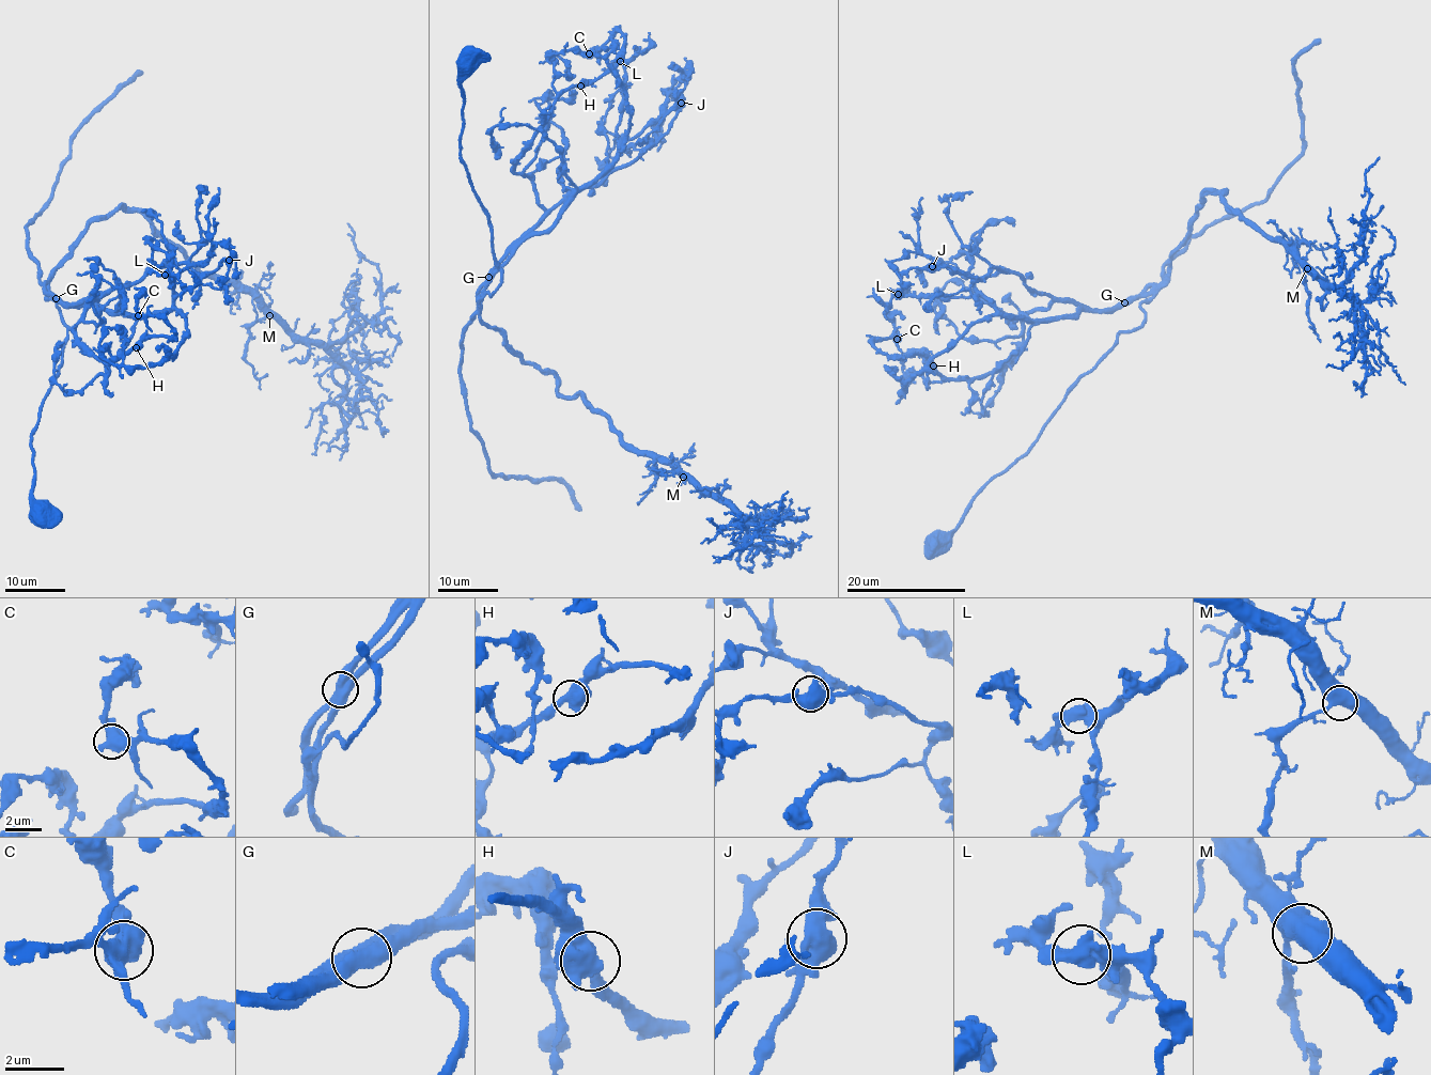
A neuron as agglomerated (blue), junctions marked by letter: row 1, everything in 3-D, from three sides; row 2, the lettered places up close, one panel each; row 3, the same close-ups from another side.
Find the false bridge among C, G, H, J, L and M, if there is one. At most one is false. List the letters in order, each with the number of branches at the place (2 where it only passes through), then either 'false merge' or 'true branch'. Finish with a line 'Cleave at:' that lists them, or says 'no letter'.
C: 2 | true branch
G: 2 | false merge
H: 2 | true branch
J: 2 | true branch
L: 2 | true branch
M: 2 | true branch
Cleave at: G

